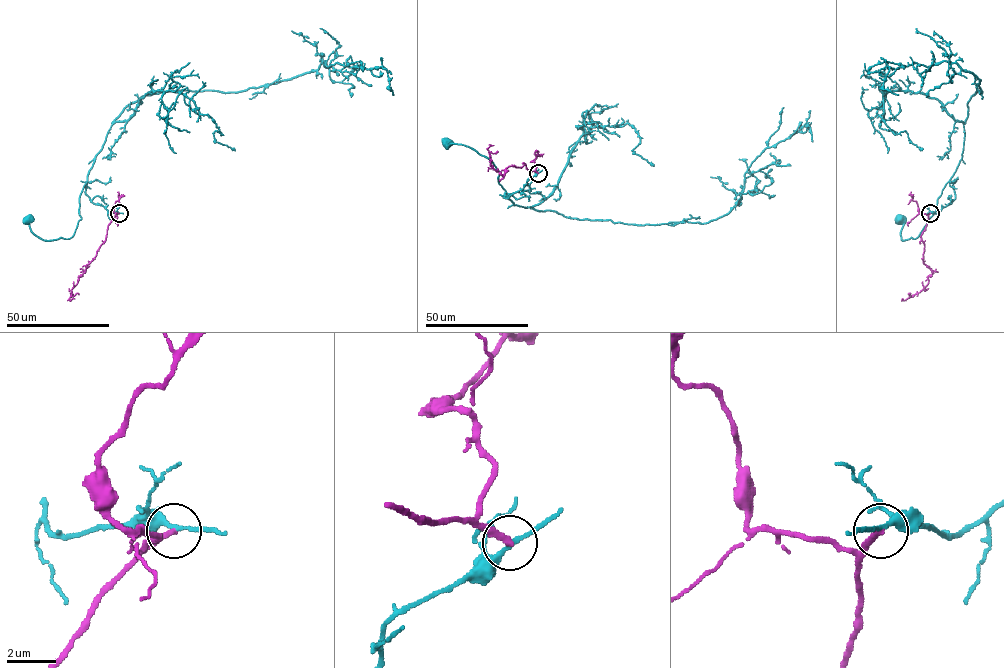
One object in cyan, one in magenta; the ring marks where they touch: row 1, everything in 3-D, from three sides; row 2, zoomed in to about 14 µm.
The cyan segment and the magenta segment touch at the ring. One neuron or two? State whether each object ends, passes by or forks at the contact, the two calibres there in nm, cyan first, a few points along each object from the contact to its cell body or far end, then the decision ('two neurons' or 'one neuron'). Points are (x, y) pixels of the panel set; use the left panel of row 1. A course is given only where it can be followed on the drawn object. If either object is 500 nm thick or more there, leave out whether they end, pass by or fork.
cyan passes by | magenta ends | 200/240 nm | cyan via (119, 213), (94, 204), (86, 182), (79, 197), (81, 218), (69, 238), (40, 239), (29, 219) | magenta via (119, 213), (108, 226), (106, 239), (95, 257), (71, 289), (69, 301) | two neurons

